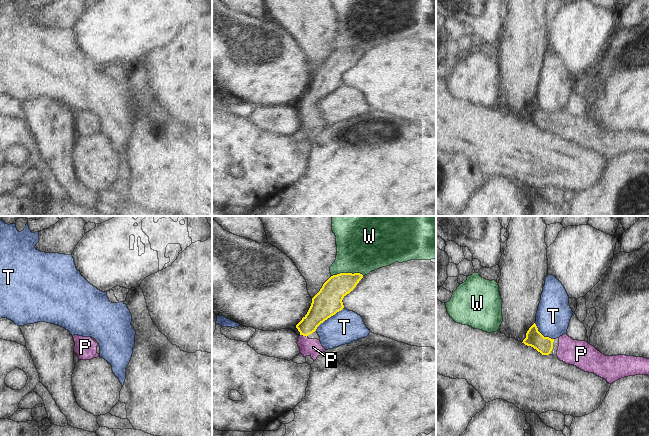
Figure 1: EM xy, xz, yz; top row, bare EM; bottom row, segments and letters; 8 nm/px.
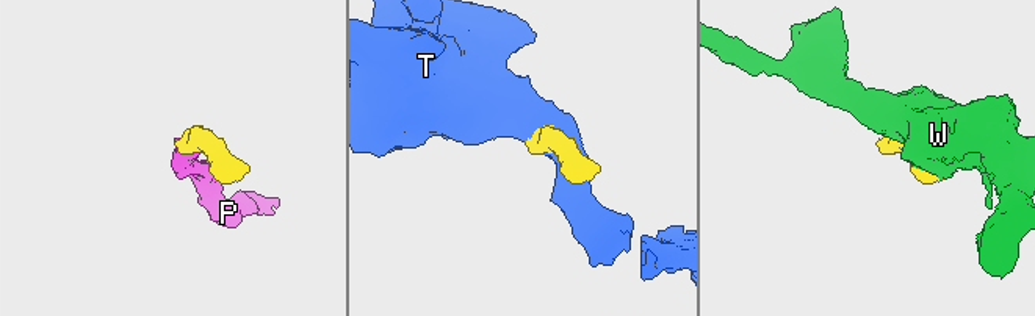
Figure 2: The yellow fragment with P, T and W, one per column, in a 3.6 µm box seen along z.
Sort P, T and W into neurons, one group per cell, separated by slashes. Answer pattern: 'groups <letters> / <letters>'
groups P / T / W

